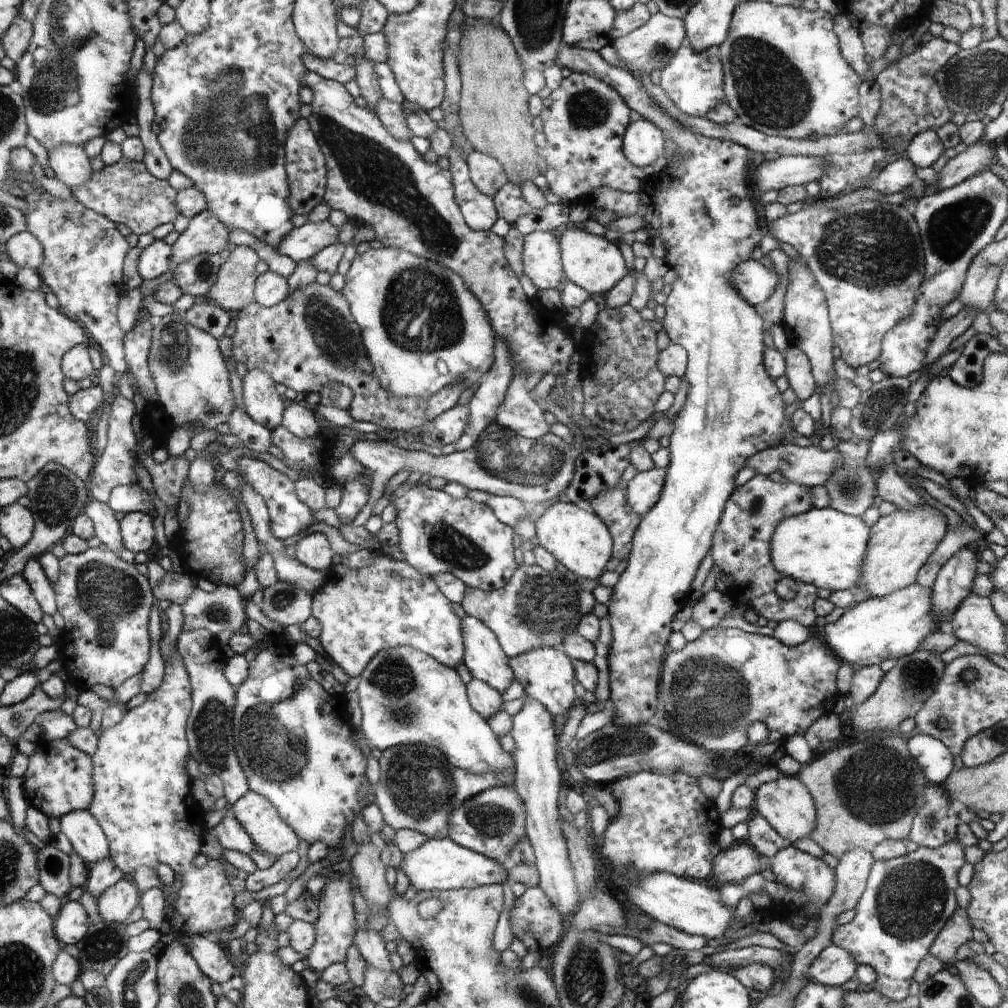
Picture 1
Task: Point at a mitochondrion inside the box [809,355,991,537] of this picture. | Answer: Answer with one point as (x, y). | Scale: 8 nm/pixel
(878, 408)

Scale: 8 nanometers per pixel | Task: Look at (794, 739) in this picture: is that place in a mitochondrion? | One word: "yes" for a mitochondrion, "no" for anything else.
no

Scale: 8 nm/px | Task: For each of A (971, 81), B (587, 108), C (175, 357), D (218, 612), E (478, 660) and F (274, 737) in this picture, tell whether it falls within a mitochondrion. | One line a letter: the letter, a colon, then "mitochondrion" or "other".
A: mitochondrion
B: mitochondrion
C: mitochondrion
D: mitochondrion
E: other
F: mitochondrion

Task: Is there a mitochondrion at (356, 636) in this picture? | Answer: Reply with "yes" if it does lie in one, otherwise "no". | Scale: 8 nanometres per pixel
no

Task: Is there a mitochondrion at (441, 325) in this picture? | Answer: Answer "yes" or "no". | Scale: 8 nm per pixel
yes

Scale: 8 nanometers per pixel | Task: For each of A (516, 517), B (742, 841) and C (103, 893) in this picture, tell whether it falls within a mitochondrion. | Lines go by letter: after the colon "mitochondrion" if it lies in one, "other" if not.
A: other
B: other
C: other

